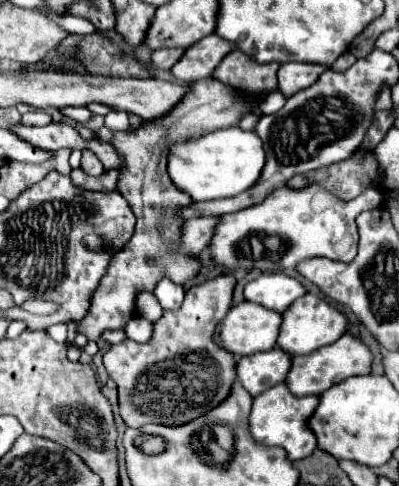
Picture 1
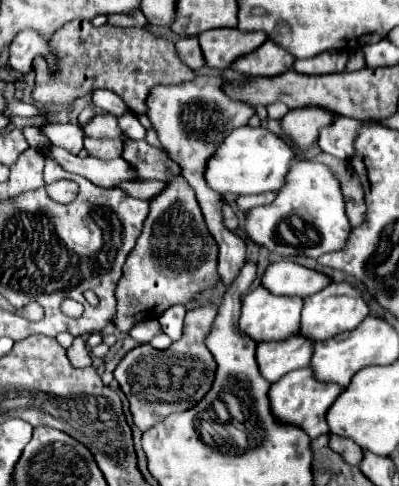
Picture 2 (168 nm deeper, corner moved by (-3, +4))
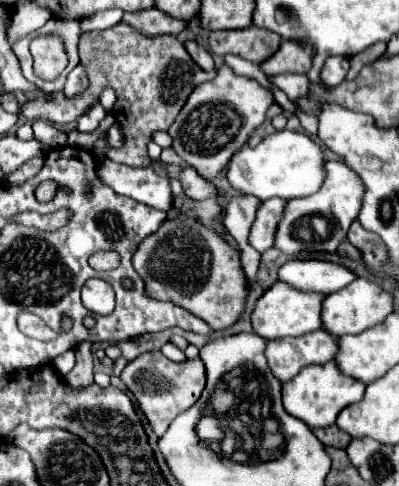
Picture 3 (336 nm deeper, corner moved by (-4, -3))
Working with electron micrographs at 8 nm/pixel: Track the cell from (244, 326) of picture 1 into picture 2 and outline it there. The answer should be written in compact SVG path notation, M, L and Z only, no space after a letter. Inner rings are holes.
M259 286L243 298L239 328L241 328L241 332L245 332L247 336L251 336L257 342L285 340L285 338L299 332L301 308L303 308L303 298L299 298L299 296L273 296L267 288Z

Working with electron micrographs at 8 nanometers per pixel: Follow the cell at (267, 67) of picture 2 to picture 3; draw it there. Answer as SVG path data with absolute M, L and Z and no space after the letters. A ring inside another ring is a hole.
M284 41L280 49L260 65L260 69L264 71L266 77L274 77L286 73L306 73L310 65L312 65L312 47L294 41Z

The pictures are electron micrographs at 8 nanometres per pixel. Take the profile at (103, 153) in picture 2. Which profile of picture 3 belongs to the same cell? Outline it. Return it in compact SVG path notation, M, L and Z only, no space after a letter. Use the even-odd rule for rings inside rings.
M118 23L106 31L82 33L82 39L78 41L78 55L80 65L86 67L90 87L78 95L78 99L66 99L62 91L48 97L40 95L36 99L30 99L22 105L22 115L28 121L46 119L58 124L71 123L77 120L75 114L83 114L93 102L99 101L102 89L110 87L116 91L114 113L120 114L115 117L126 136L126 145L122 149L108 151L106 157L130 167L150 165L146 143L152 139L152 131L166 131L186 103L192 89L204 81L214 79L216 75L216 71L202 71L174 35L144 37L126 23Z

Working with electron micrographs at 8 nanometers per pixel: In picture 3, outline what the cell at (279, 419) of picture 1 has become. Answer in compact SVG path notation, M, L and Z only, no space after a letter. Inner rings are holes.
M328 361L324 365L312 365L304 367L292 381L282 385L282 405L286 413L290 413L296 419L302 419L310 429L322 429L334 425L338 413L360 401L364 395L364 383L358 383L352 377L346 377L338 371L334 361Z

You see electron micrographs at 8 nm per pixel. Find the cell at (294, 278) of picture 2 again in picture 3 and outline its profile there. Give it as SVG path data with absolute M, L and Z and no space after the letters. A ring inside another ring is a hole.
M288 261L278 271L278 281L298 287L298 291L318 291L324 295L336 293L352 283L356 275L342 265L328 261Z

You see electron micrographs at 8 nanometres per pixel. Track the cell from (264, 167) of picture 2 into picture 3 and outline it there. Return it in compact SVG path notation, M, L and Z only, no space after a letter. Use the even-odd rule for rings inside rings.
M284 129L276 131L274 135L268 135L256 147L244 145L240 151L236 151L228 163L226 177L228 183L242 195L254 195L262 201L270 197L296 199L312 195L322 187L322 165L324 157L310 137Z

